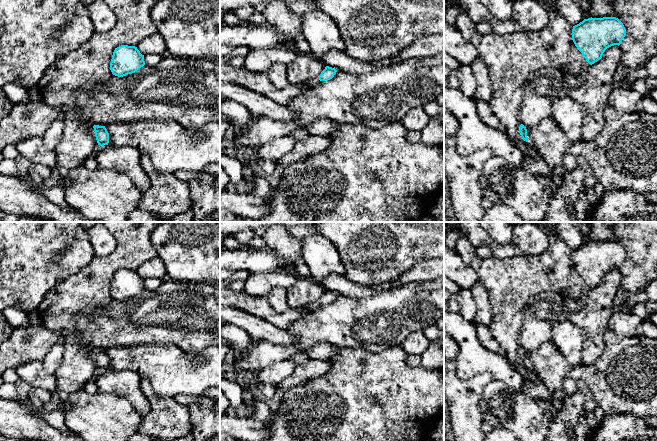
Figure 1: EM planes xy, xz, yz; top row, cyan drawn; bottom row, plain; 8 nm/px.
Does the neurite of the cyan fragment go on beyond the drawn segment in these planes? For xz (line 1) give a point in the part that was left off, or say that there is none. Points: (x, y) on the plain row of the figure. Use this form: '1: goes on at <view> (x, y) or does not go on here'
1: goes on at xz (314, 306)

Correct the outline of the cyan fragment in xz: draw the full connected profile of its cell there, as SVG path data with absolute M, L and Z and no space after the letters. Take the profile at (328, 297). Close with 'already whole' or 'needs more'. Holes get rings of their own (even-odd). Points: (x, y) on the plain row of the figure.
M326 290L325 293L321 296L321 298L309 304L307 307L309 309L309 313L312 313L320 308L321 305L328 305L334 301L336 298L337 294L335 292Z | needs more

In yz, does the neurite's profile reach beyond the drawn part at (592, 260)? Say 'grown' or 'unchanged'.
unchanged

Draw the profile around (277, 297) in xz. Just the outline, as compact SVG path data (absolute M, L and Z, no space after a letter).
M274 288L267 296L271 306L279 313L286 312L289 308L287 294L284 288Z

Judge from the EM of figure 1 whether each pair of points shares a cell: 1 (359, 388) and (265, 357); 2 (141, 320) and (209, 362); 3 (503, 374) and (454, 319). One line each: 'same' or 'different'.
1: different
2: different
3: same

